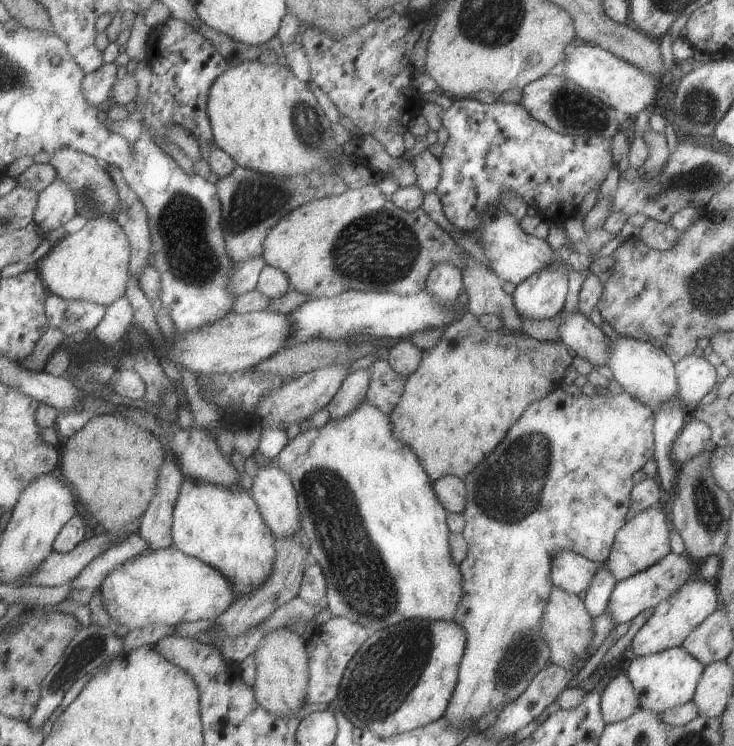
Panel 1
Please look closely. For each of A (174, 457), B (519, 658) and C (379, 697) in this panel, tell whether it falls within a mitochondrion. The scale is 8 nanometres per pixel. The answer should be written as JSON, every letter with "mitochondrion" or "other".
{"A":"other","B":"mitochondrion","C":"mitochondrion"}

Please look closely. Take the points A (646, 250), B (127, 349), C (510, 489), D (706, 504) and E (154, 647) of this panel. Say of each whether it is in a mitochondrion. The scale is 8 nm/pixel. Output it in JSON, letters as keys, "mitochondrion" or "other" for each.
{"A":"other","B":"other","C":"mitochondrion","D":"mitochondrion","E":"other"}

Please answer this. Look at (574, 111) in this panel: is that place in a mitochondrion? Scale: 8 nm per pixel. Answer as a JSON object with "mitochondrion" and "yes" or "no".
{"mitochondrion":"yes"}

